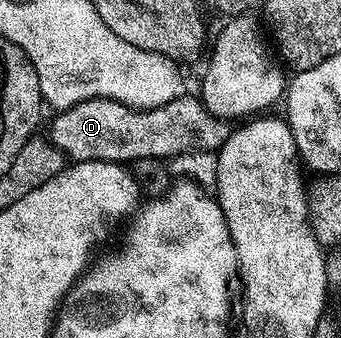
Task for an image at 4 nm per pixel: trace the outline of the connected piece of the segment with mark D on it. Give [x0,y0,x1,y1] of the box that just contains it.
[50,95,229,164]

